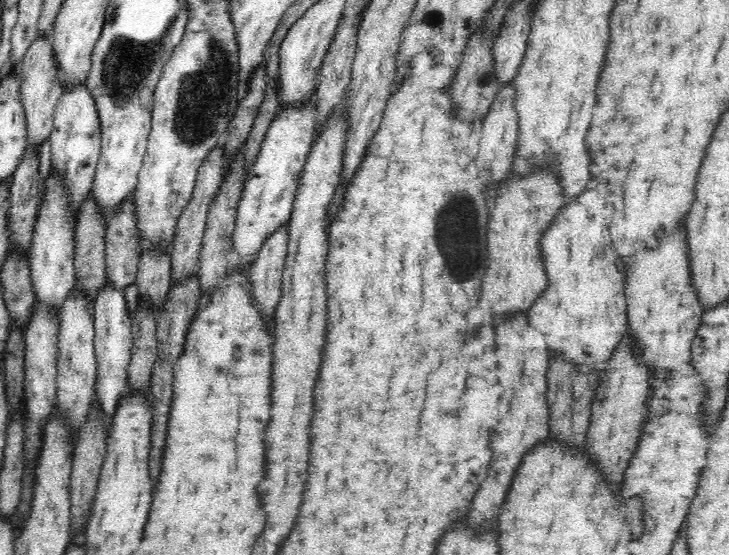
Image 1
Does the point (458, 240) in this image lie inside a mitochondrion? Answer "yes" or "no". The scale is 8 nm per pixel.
yes

